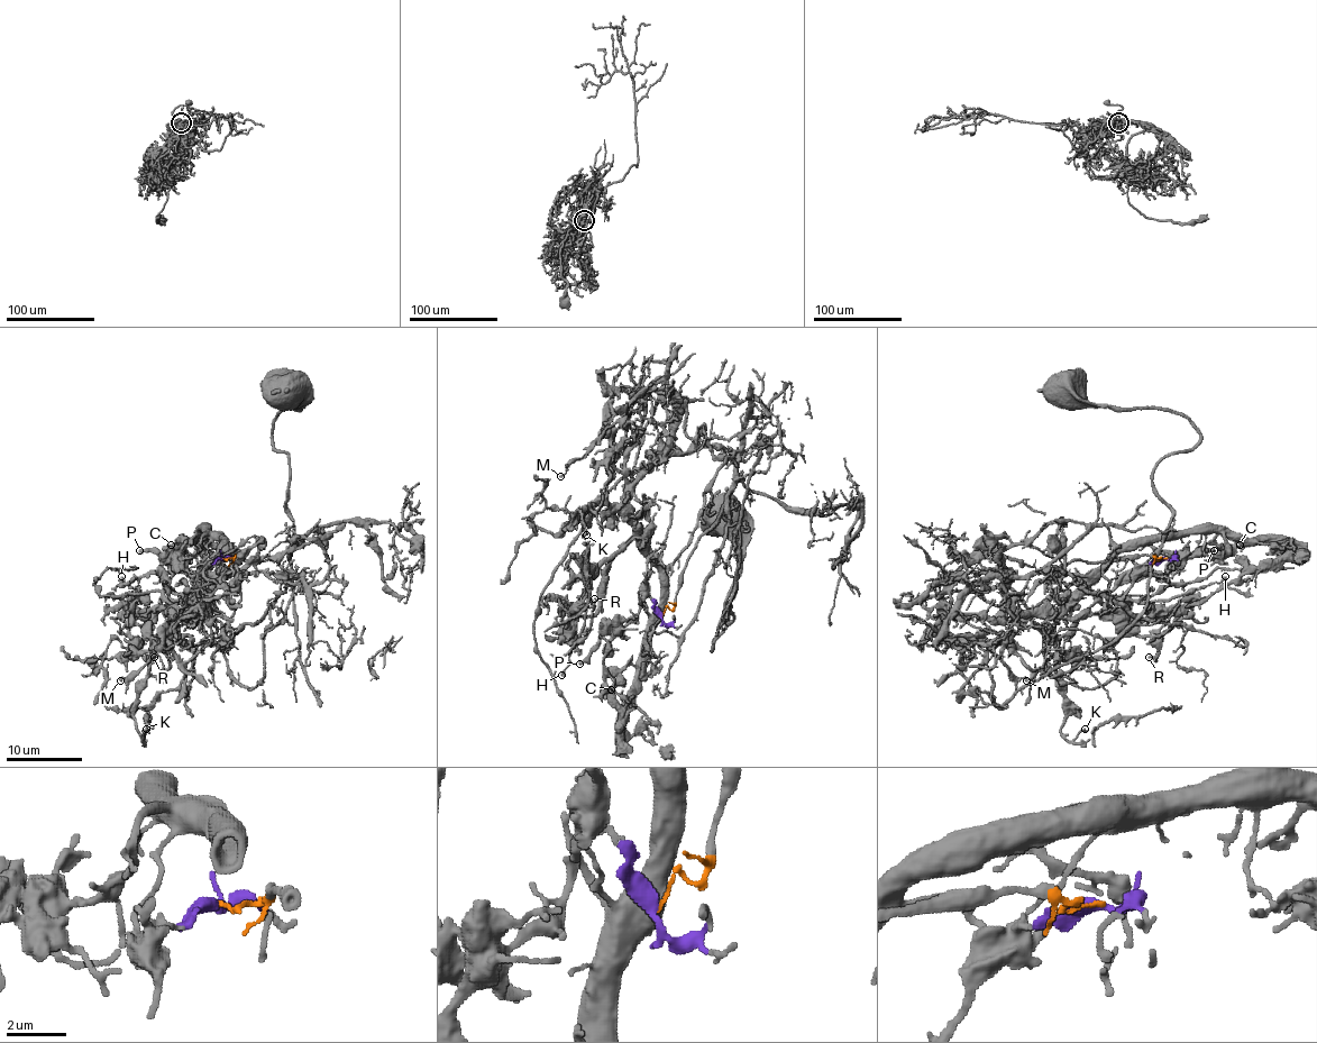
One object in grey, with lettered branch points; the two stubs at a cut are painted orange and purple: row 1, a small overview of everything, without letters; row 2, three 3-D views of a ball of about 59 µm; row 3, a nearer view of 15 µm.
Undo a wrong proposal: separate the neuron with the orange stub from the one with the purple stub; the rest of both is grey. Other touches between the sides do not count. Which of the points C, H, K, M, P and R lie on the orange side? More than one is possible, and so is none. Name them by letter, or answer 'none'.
none

